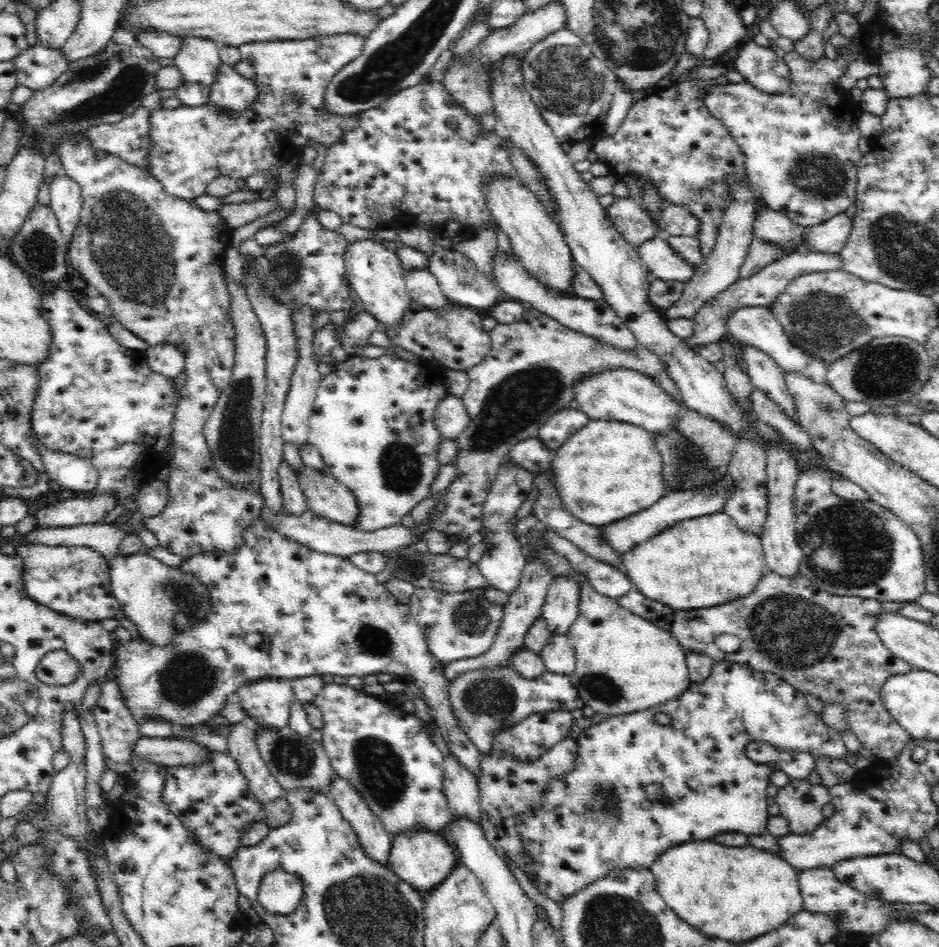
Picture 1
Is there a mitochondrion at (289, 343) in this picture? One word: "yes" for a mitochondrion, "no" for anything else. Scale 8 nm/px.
no

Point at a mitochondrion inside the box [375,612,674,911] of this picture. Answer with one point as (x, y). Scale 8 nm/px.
(495, 700)

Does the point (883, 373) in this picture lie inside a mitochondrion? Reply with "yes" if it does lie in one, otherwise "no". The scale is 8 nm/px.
yes

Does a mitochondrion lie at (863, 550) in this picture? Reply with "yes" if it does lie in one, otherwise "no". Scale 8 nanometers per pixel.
yes

